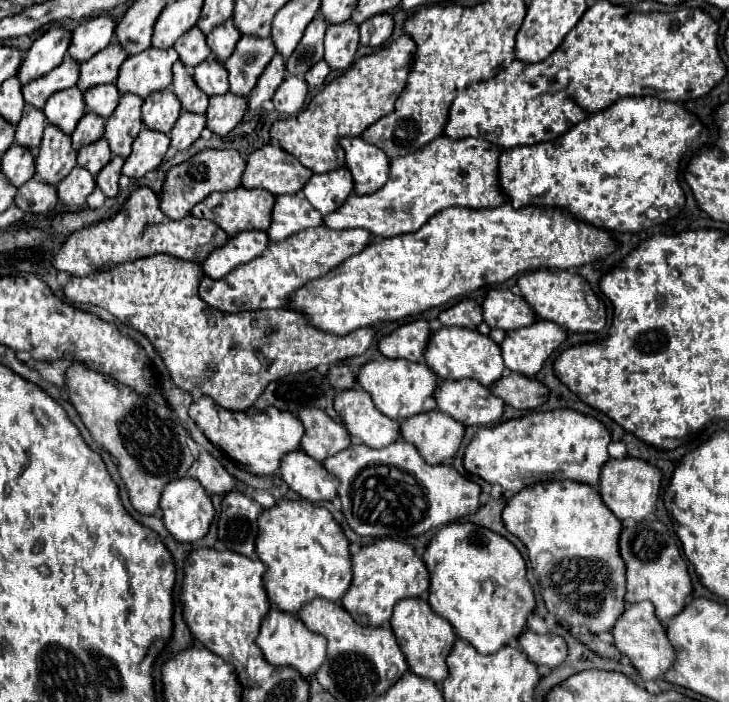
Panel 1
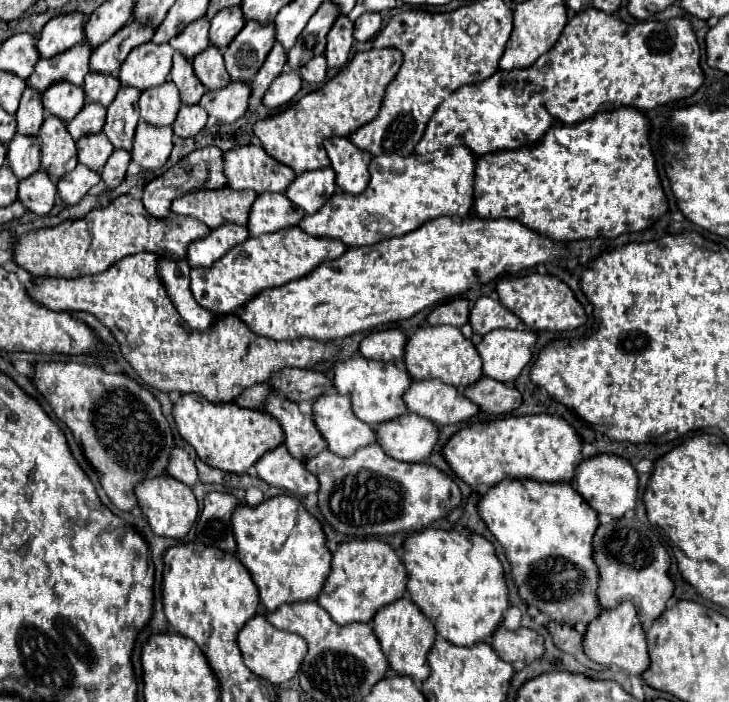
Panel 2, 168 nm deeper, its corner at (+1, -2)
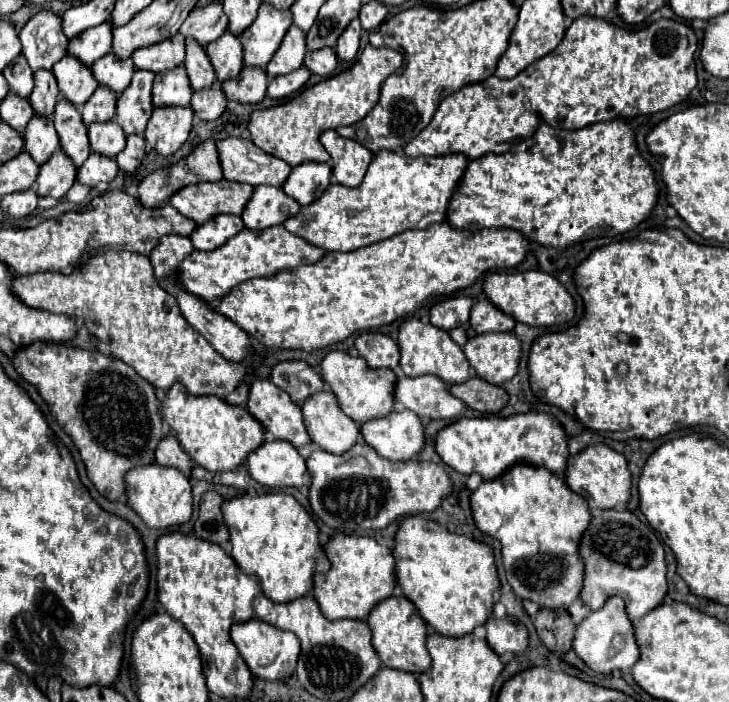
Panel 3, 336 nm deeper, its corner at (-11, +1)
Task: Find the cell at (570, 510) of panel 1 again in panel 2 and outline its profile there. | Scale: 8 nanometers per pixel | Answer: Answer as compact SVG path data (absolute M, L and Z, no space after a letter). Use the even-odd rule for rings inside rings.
M502 481L482 495L478 511L486 521L486 527L506 549L514 583L528 605L544 611L552 621L568 623L572 627L580 621L584 625L590 625L602 613L600 603L596 601L600 575L596 561L592 561L592 535L596 533L596 525L600 525L598 513L586 505L584 497L580 497L580 493L576 493L570 483L544 485L540 481Z

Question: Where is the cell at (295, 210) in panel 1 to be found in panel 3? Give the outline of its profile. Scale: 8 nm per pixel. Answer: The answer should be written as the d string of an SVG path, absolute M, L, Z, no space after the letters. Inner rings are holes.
M256 186L240 218L244 220L246 228L264 230L264 228L282 224L286 218L294 216L298 210L300 210L300 204L294 198L286 196L282 188Z

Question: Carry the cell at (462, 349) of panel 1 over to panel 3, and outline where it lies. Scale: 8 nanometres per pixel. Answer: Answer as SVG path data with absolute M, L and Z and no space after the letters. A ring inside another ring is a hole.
M408 318L398 328L398 346L400 346L400 368L406 376L422 376L432 374L444 380L446 384L460 384L466 382L472 374L470 364L466 362L466 356L462 348L448 336L444 330L436 330L432 324L422 324L416 318Z

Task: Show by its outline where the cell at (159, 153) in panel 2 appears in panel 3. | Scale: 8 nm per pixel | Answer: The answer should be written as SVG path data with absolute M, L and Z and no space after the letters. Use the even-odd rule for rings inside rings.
M190 106L184 110L154 110L144 138L154 150L158 150L158 154L170 156L186 142L192 128L192 118L194 114Z

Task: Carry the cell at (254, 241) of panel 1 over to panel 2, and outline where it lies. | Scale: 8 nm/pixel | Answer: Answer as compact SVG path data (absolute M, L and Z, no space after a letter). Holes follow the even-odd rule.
M232 223L222 225L214 229L208 237L194 241L188 247L188 263L190 267L208 267L216 263L220 257L224 257L228 249L244 243L248 237L250 233L242 225L232 225Z

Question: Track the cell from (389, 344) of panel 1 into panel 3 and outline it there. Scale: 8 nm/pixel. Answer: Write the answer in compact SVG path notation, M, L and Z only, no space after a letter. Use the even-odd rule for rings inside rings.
M362 332L356 338L354 348L370 368L396 368L400 362L398 344L380 332Z

